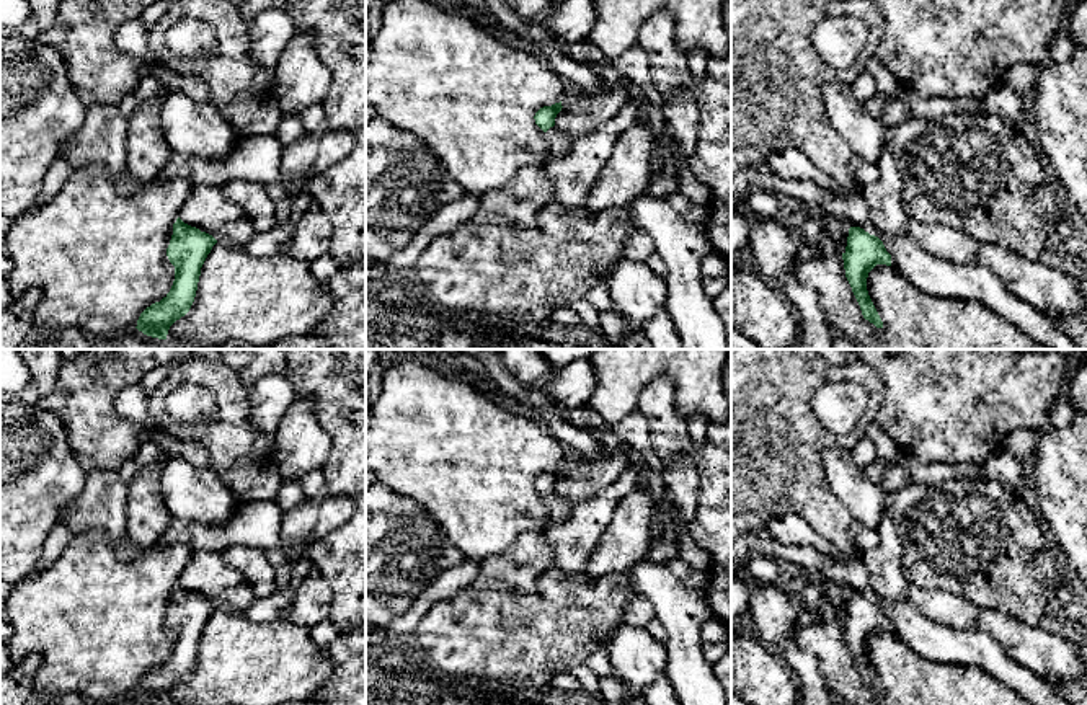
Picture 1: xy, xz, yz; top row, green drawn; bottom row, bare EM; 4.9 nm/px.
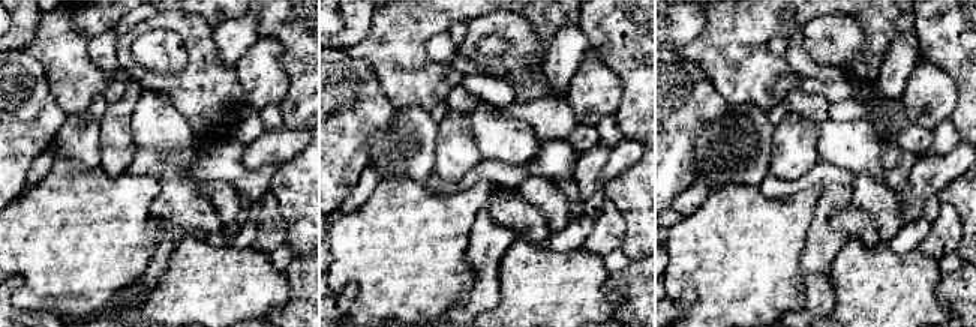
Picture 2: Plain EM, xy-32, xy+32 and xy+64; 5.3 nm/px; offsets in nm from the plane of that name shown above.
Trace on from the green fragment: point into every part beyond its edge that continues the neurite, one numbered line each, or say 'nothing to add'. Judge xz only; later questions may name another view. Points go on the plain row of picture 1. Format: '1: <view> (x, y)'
1: xz (560, 509)

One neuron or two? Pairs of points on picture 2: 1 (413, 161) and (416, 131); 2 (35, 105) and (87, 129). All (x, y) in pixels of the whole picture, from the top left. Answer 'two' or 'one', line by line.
1: one
2: two

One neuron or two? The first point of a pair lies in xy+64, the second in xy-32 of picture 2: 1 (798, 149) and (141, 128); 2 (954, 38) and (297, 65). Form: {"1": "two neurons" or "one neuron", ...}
{"1": "two neurons", "2": "one neuron"}

